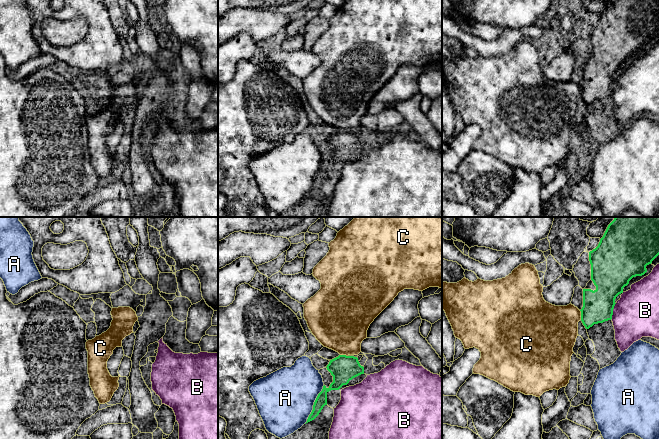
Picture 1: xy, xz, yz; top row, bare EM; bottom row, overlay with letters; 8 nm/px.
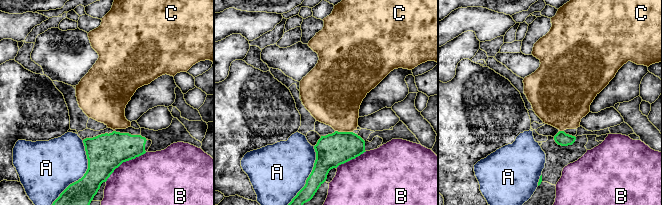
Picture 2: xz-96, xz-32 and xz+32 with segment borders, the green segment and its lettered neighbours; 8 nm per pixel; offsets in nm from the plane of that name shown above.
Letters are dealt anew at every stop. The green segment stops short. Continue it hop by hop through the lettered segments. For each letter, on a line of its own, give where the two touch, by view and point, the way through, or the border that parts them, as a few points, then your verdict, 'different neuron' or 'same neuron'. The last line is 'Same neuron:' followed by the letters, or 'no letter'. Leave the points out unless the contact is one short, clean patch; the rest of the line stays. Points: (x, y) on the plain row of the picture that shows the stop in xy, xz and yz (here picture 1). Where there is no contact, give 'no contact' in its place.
A: contact xz (314, 180); different neuron
B: contact yz (612, 87); different neuron
C: contact yz (581, 91); different neuron
Same neuron: no letter

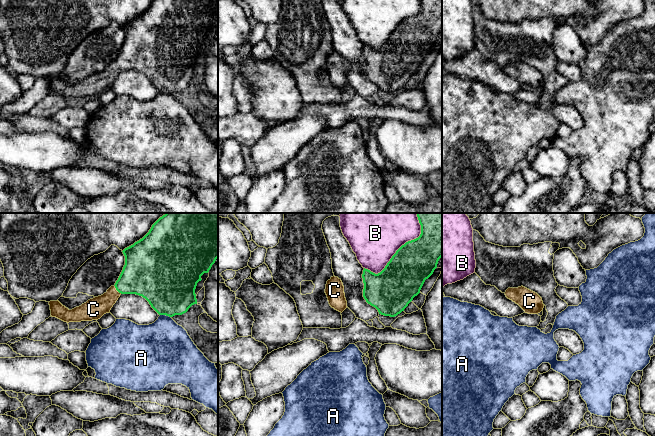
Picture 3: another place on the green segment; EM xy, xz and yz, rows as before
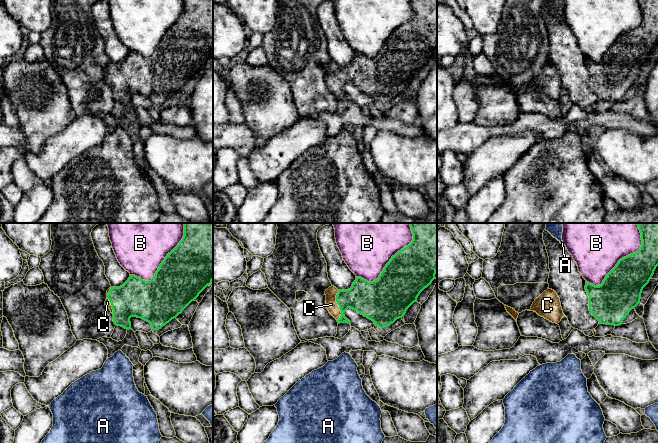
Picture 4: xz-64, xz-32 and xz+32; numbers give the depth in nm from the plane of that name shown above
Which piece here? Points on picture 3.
A: contact xy (165, 90); border xy (160, 90), (170, 93); different neuron
B: contact xz (396, 28); different neuron
C: contact xy (117, 66); way xy (143, 50), (117, 66), (103, 80), (93, 85); same neuron
Same neuron: C

